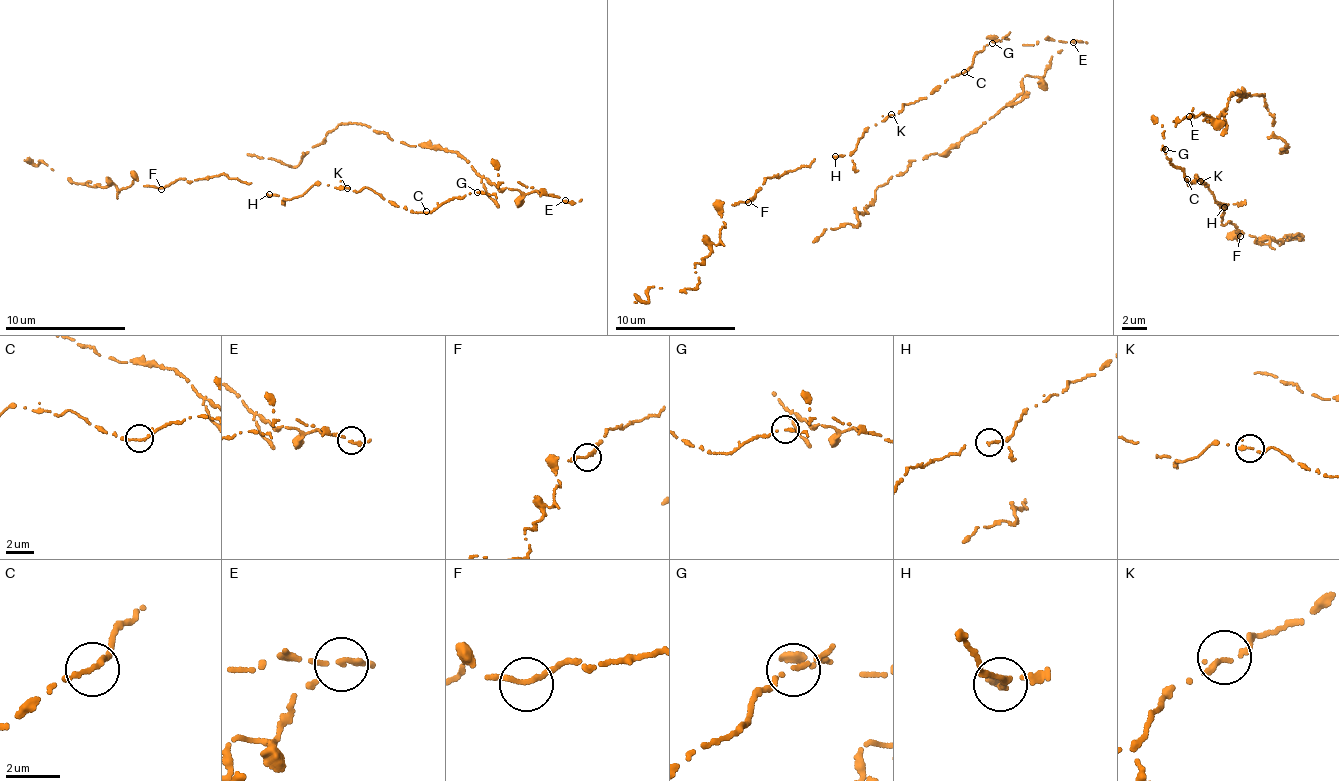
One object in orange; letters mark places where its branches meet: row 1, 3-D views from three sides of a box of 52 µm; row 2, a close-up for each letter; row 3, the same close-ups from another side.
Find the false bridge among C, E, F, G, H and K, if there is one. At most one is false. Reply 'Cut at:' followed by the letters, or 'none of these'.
Cut at: E

